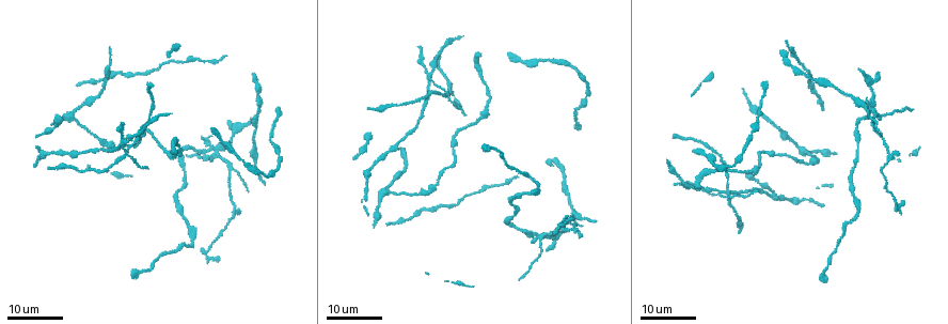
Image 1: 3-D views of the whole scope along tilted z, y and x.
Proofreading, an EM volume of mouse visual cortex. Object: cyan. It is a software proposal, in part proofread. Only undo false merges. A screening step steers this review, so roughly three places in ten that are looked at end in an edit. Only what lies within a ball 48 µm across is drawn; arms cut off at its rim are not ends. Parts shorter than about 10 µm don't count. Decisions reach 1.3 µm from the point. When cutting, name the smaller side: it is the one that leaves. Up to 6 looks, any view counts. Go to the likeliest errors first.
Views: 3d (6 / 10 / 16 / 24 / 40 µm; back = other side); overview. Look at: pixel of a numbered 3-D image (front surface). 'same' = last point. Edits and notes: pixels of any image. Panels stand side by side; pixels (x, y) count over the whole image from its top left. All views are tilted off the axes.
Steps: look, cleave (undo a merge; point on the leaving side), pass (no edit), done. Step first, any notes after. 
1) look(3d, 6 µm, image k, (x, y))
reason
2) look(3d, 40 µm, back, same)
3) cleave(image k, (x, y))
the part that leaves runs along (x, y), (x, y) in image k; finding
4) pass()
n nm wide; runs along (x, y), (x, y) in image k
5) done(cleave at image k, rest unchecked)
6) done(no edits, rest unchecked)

look(3d, 16 µm, image 1, (427, 76))

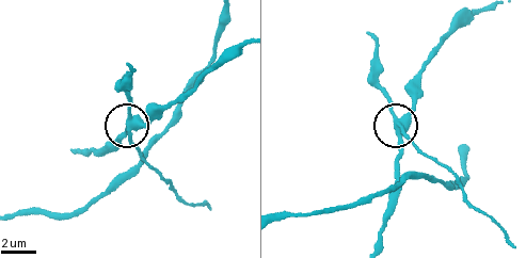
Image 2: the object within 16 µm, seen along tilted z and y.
look(3d, 10 µm, image 2, (132, 128))
closer look

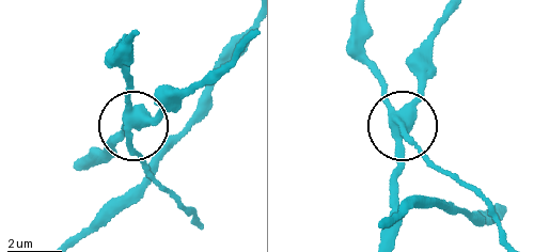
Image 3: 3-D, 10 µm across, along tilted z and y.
cleave(image 3, (131, 150))
side arm 36 µm; 5 arms; two cells meet here

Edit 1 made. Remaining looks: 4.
look(3d, 16 µm, image 1, (763, 153))

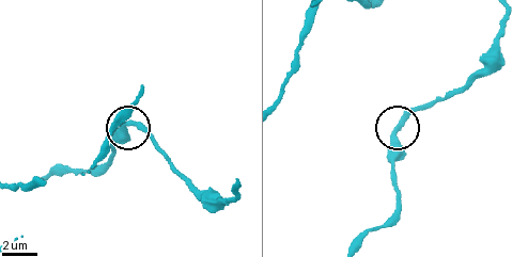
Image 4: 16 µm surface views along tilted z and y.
look(3d, 10 µm, image 4, (130, 123))

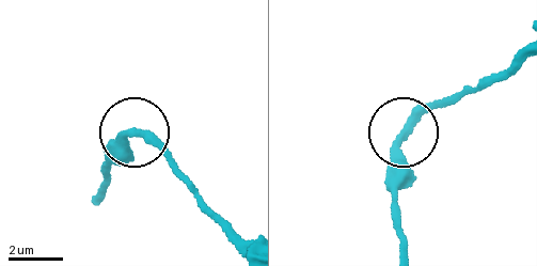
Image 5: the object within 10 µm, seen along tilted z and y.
look(3d, 6 µm, image 5, (137, 135))

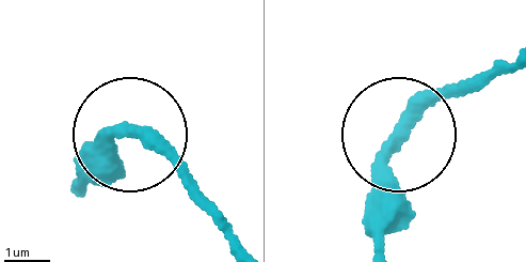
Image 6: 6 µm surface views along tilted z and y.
pass()
290 nm wide; continuous, no second cell

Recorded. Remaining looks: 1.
done(cleave at image 3, rest unchecked)

